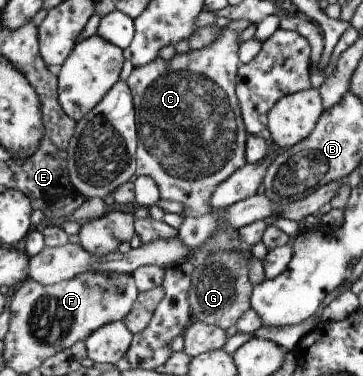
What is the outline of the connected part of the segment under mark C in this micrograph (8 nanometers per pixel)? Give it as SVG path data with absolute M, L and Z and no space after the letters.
M247 19L231 20L227 26L219 27L216 38L198 50L188 49L187 52L182 54L174 53L169 60L161 59L156 57L152 59L152 62L147 62L142 66L134 67L131 70L125 83L131 92L131 99L134 107L134 122L136 123L136 136L137 145L135 148L135 175L144 175L150 177L159 192L159 198L163 198L169 201L177 202L182 205L183 217L199 217L207 213L208 198L210 198L212 191L223 181L226 180L236 169L245 165L245 138L247 132L243 127L243 120L239 111L237 98L235 97L235 76L237 68L240 63L236 56L236 51L239 44L236 42L239 34L250 24L251 22Z

